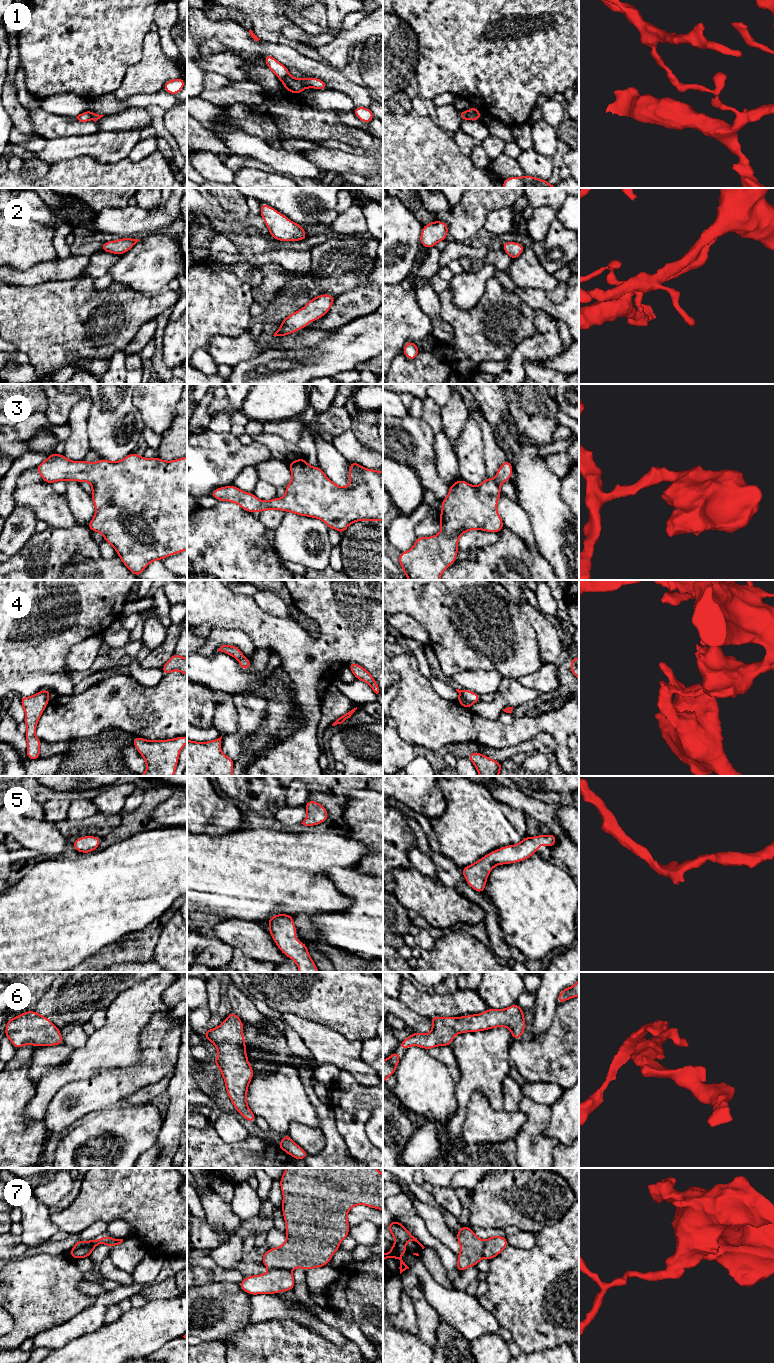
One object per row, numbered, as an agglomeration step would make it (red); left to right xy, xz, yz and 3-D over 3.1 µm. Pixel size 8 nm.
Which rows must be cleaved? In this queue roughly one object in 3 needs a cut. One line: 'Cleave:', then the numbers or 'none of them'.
Cleave: 1, 4, 7

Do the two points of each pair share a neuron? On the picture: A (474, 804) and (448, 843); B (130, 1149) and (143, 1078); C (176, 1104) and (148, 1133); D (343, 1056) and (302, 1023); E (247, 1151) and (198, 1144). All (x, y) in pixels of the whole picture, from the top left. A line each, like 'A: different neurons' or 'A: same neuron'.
A: same neuron
B: different neurons
C: different neurons
D: same neuron
E: same neuron

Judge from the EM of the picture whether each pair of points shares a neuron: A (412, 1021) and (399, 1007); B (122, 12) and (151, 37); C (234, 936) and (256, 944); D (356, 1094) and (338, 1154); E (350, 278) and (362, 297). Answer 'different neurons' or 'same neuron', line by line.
A: same neuron
B: different neurons
C: same neuron
D: different neurons
E: different neurons

